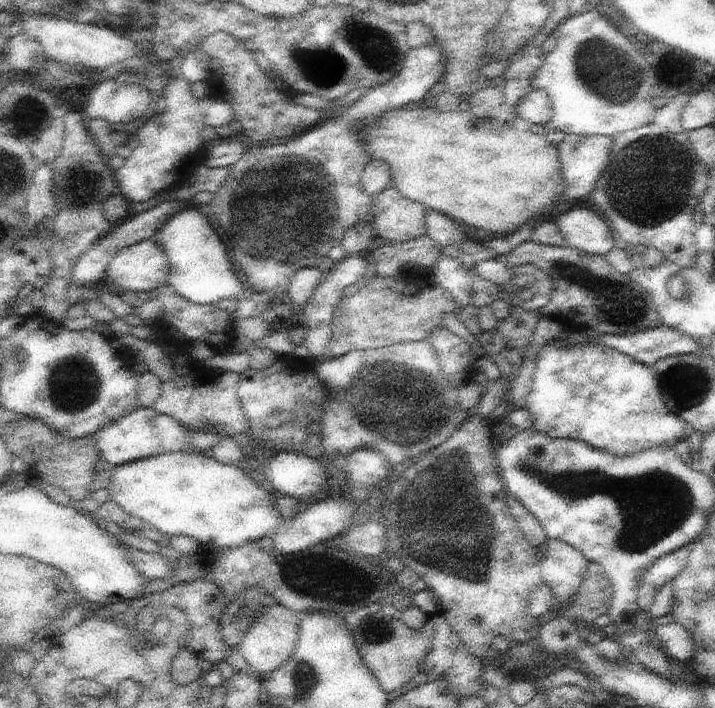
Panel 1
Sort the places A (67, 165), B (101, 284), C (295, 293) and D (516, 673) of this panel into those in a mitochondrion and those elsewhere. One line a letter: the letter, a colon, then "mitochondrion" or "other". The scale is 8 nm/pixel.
A: other
B: other
C: other
D: other

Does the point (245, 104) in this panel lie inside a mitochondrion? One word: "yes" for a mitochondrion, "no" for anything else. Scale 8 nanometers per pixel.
no

